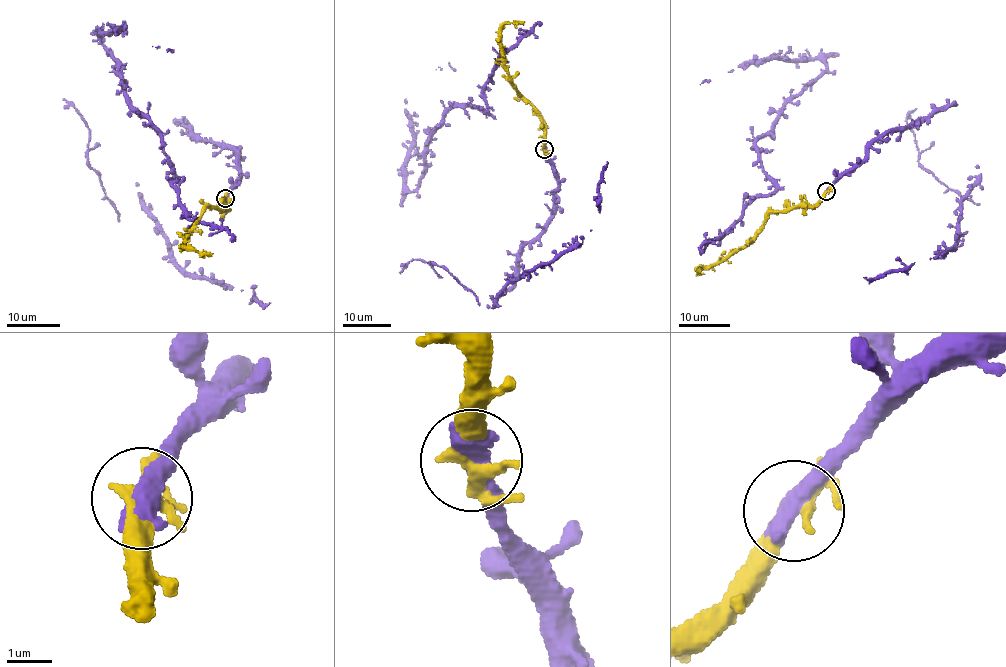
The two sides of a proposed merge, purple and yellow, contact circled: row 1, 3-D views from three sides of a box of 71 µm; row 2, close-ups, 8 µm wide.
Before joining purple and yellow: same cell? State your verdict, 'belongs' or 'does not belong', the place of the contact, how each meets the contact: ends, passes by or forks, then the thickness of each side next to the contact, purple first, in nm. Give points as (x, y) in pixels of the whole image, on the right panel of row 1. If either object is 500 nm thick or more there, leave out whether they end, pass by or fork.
belongs; place (826, 191); calibres 600 and 200 nm

